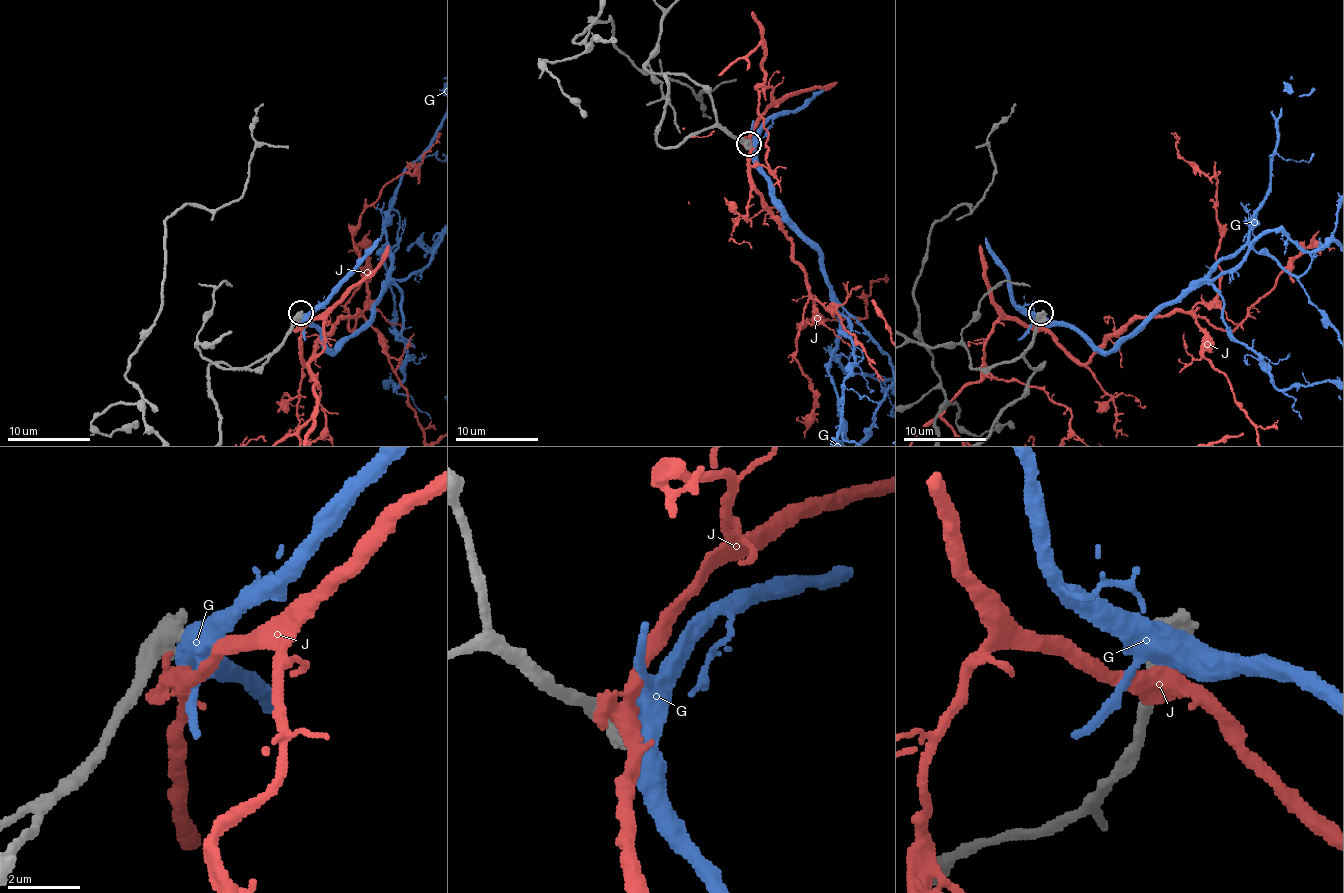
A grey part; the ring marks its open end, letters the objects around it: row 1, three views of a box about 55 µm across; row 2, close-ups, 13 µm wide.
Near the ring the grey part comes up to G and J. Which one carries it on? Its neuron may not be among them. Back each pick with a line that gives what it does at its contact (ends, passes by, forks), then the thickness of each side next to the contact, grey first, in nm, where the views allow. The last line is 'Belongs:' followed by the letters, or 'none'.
Belongs: none

